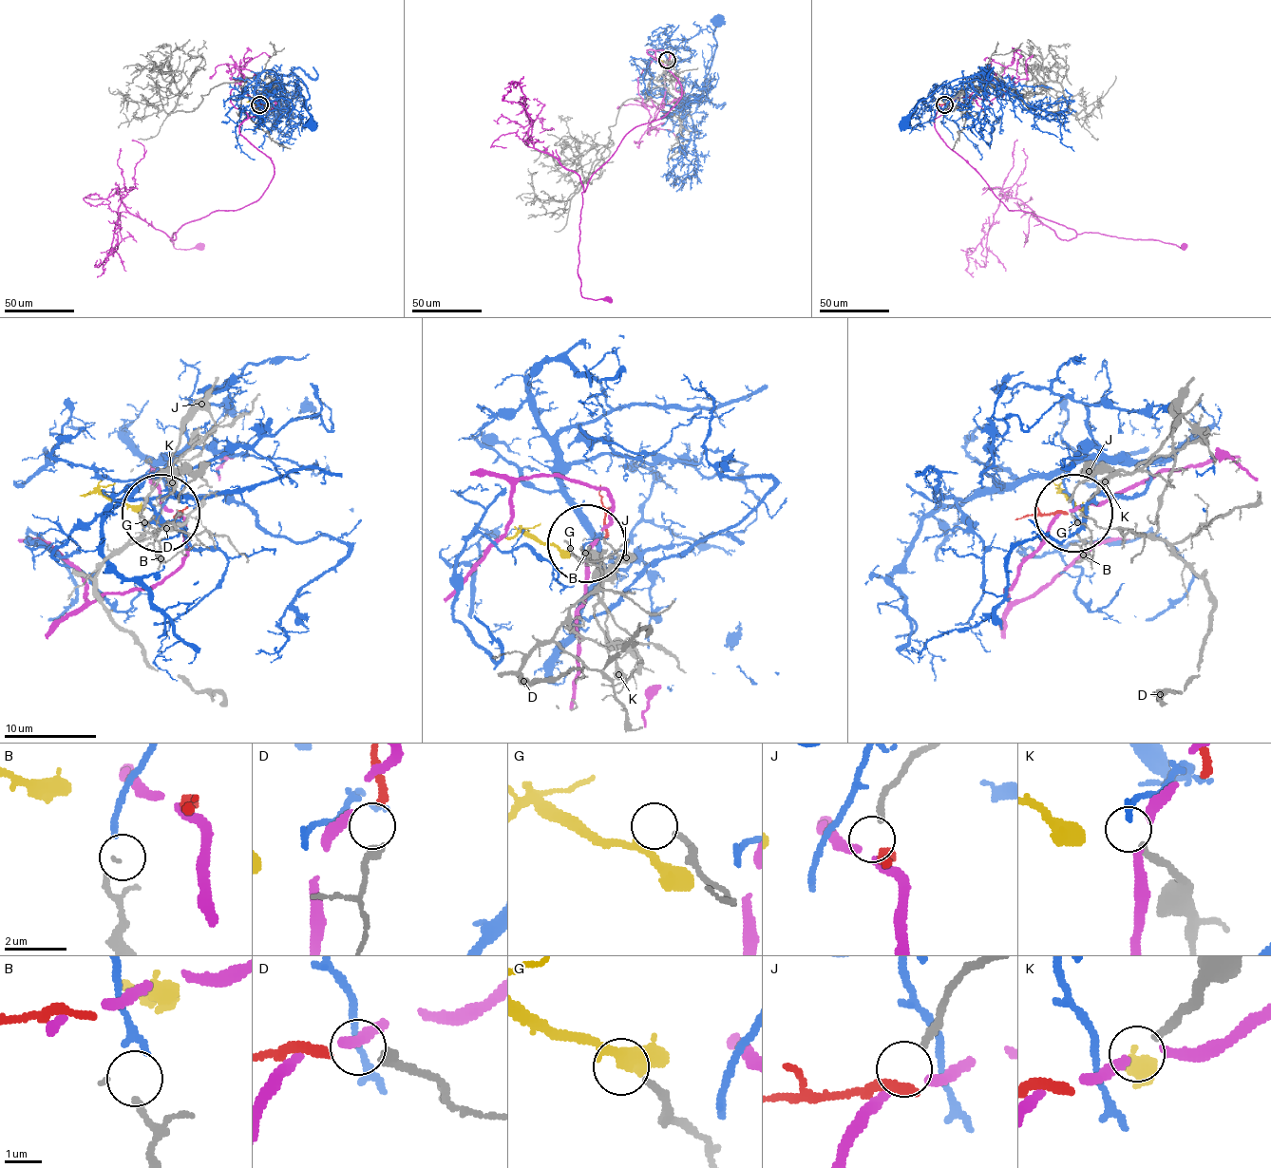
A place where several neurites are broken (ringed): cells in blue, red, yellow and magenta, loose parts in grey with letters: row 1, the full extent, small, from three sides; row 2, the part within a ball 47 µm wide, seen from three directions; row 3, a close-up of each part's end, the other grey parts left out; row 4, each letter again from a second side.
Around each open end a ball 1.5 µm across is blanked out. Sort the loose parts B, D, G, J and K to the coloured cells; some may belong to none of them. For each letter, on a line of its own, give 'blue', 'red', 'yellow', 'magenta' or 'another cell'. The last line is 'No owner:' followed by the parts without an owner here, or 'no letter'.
B: blue
D: red
G: another cell
J: another cell
K: another cell
No owner: G, J, K

